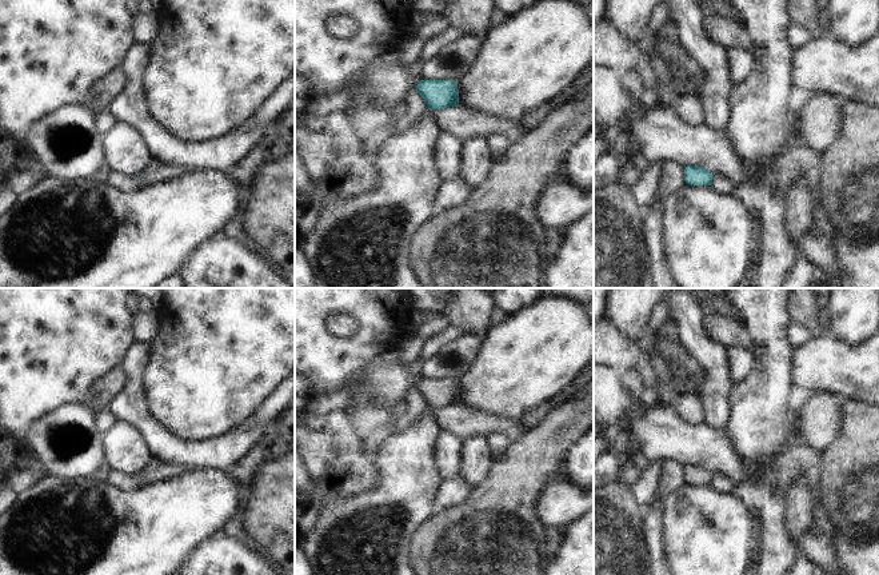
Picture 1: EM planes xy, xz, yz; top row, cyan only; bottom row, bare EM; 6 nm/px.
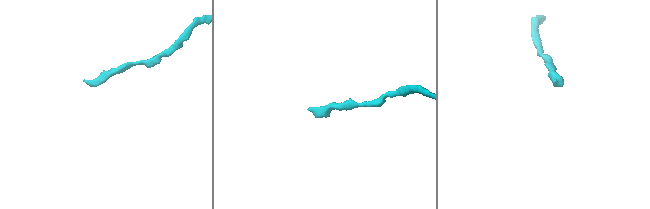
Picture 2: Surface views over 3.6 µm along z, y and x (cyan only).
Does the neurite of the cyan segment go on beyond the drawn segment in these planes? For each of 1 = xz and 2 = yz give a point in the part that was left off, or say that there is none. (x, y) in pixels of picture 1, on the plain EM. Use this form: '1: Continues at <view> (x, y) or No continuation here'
1: No continuation here
2: No continuation here.

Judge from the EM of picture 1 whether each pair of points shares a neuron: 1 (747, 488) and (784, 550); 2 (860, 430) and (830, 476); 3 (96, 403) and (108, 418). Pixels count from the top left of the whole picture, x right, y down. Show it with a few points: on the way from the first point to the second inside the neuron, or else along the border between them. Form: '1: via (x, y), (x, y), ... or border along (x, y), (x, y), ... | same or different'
1: via (762, 503), (770, 511), (775, 535) | same
2: via (860, 442), (860, 446), (842, 464) | same
3: border along (104, 406), (95, 412) | different

